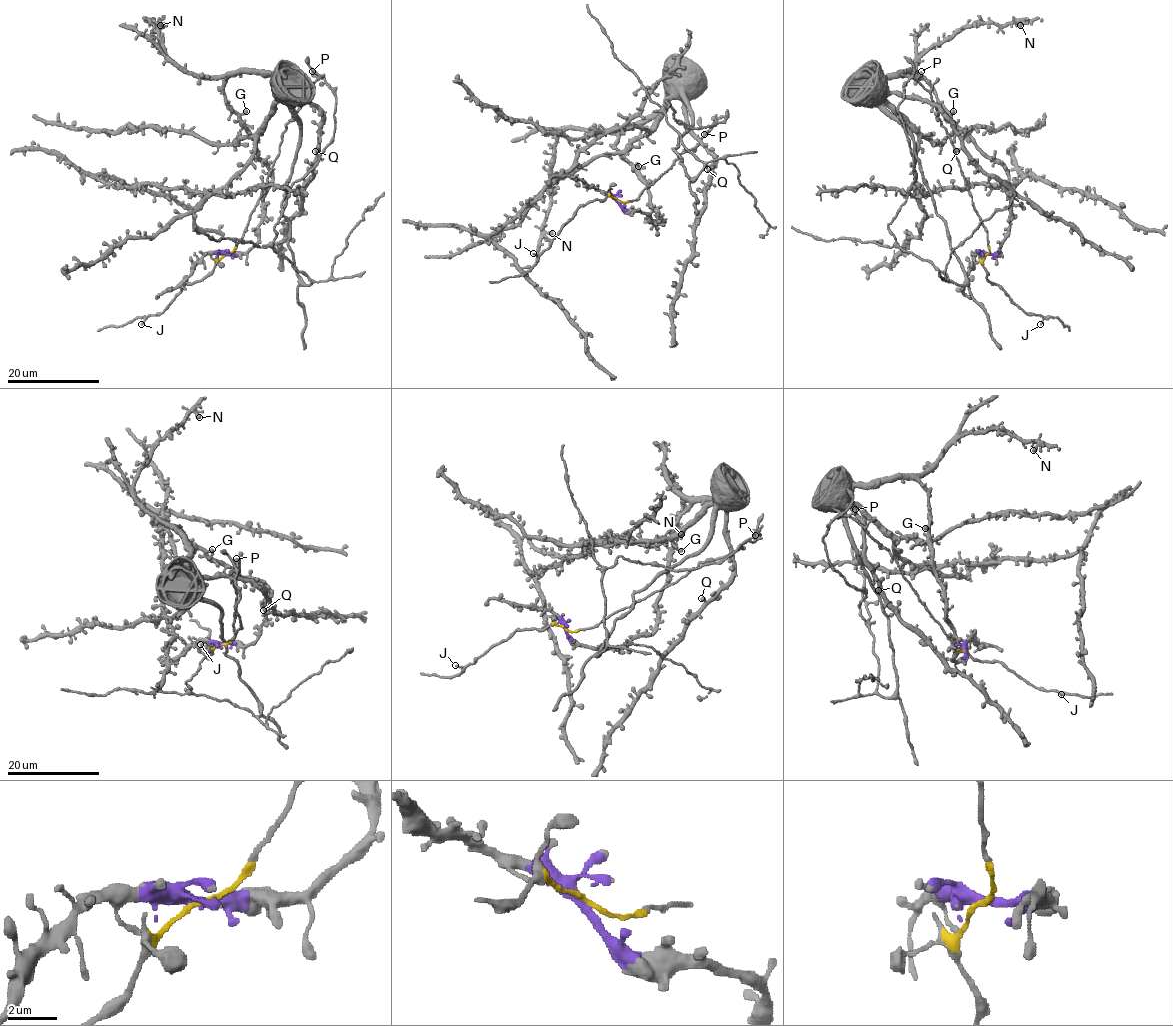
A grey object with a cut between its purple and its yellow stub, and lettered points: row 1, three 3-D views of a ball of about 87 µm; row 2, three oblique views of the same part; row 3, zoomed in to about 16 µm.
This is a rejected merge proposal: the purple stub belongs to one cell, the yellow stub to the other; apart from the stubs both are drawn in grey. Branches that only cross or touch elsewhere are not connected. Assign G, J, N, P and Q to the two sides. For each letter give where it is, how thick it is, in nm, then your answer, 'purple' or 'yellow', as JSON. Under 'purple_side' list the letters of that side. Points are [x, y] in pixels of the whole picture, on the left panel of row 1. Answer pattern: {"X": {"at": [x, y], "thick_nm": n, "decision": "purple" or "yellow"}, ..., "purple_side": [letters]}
{"G": {"at": [246, 111], "thick_nm": 400, "decision": "purple"}, "J": {"at": [141, 324], "thick_nm": 170, "decision": "yellow"}, "N": {"at": [160, 25], "thick_nm": 550, "decision": "purple"}, "P": {"at": [312, 71], "thick_nm": 440, "decision": "yellow"}, "Q": {"at": [315, 151], "thick_nm": 440, "decision": "purple"}, "purple_side": ["G", "N", "Q"]}

